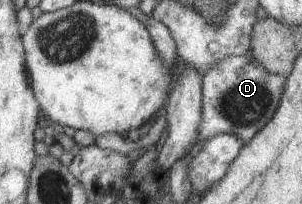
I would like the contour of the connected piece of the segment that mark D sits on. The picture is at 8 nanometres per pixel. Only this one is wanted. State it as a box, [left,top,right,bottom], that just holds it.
[198,56,285,143]

